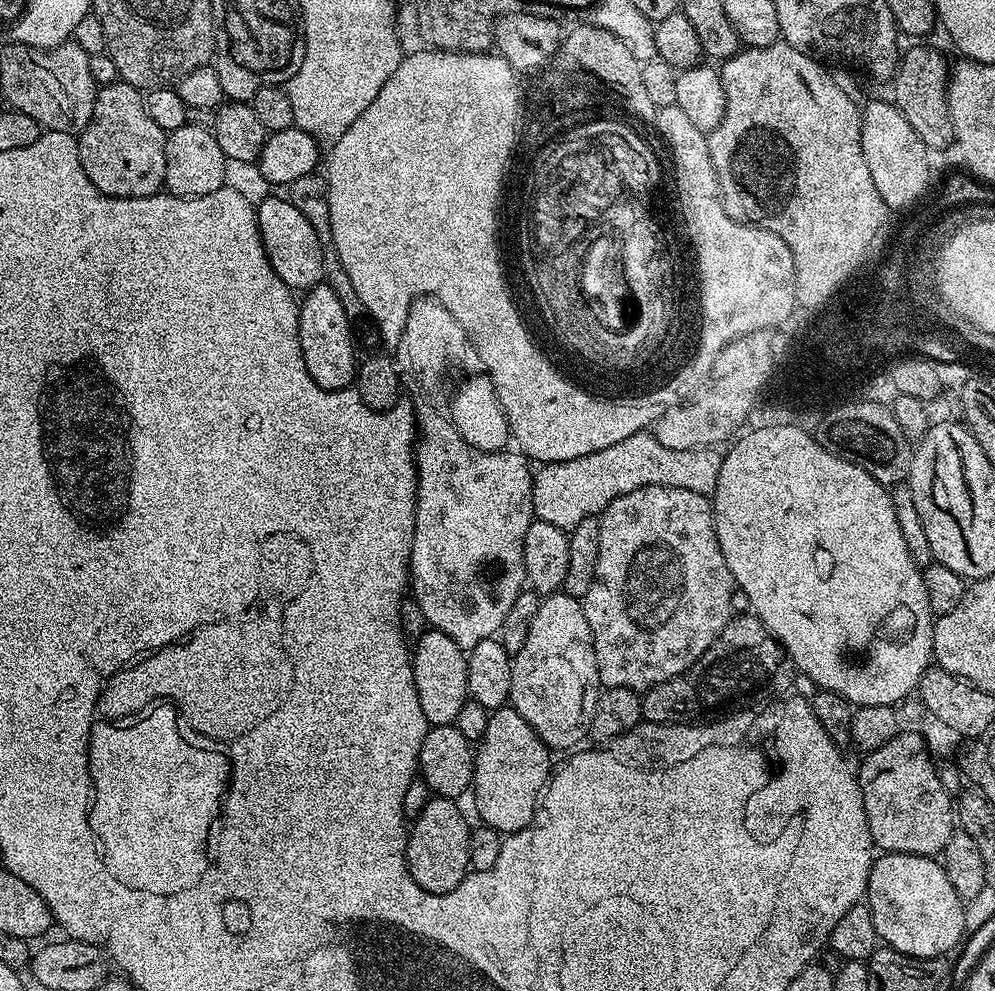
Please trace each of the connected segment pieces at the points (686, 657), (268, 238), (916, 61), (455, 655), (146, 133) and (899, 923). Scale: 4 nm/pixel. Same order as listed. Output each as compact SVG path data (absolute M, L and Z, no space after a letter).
M642 486L638 490L630 490L600 513L598 517L602 538L598 546L598 566L594 570L594 583L590 590L582 598L586 620L593 635L594 654L597 655L598 678L604 688L629 688L641 694L648 689L682 674L702 654L706 654L708 647L722 634L722 630L728 625L728 621L734 615L732 609L732 592L734 593L734 581L730 574L730 566L726 566L726 558L722 558L722 550L718 546L716 527L712 517L712 502L709 497L702 494L694 494L694 490L682 490L670 486Z
M269 194L262 203L256 205L256 221L266 258L270 266L274 266L274 274L278 274L288 288L307 290L324 280L324 255L318 234L314 234L314 226L306 222L298 206L291 204L283 195Z
M924 42L917 48L903 49L900 62L896 66L896 74L891 81L891 99L896 108L914 126L914 134L922 138L922 142L930 150L944 148L956 139L954 126L948 109L948 78L950 60L947 60L936 48L927 48Z
M427 630L421 636L421 640L410 652L412 658L412 673L414 674L414 686L418 690L418 702L422 706L422 714L426 714L429 725L451 724L455 721L458 710L470 699L468 694L468 658L465 649L454 642L446 634L435 630Z
M123 82L103 85L96 93L90 122L78 136L82 170L107 196L155 196L164 188L167 141L166 133L146 114L141 89Z
M885 852L877 855L872 862L866 903L874 918L874 930L877 937L887 947L898 950L907 956L935 960L947 957L948 951L965 939L964 908L965 901L950 886L950 878L946 878L946 870L939 859L918 854L902 854L901 852Z

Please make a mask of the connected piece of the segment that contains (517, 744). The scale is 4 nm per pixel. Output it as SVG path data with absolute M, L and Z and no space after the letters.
M511 706L495 709L488 717L486 734L478 741L475 754L476 769L470 792L476 795L479 823L495 832L509 834L520 824L532 821L554 768L553 753L533 726Z

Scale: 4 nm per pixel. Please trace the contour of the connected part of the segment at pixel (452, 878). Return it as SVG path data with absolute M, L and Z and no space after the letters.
M432 798L411 821L408 829L406 862L412 883L430 894L453 892L470 871L470 823L460 813L455 799Z

